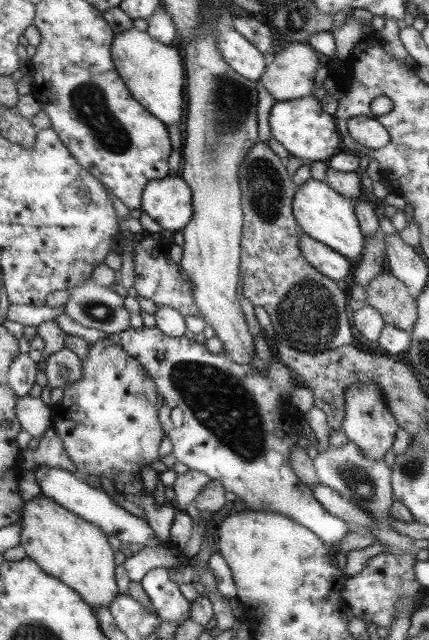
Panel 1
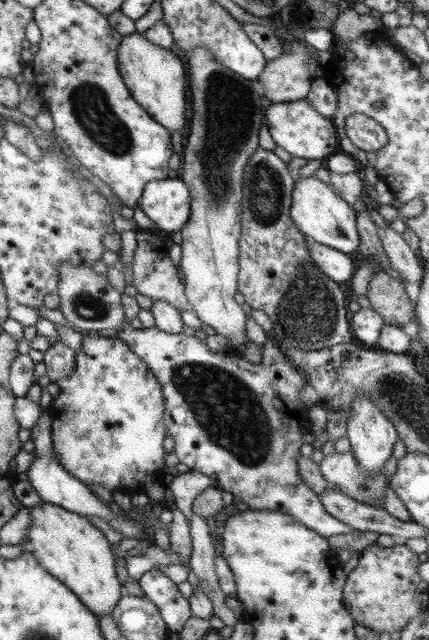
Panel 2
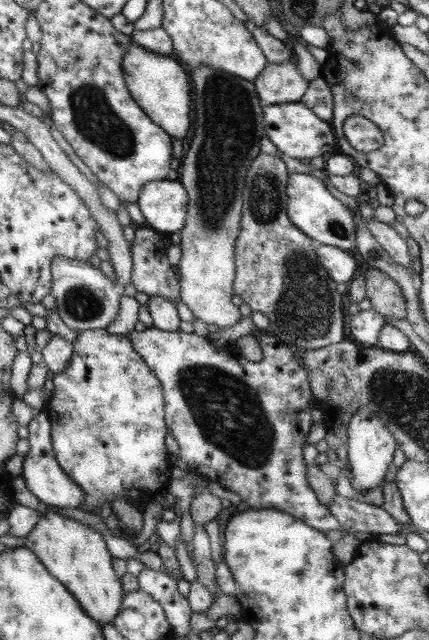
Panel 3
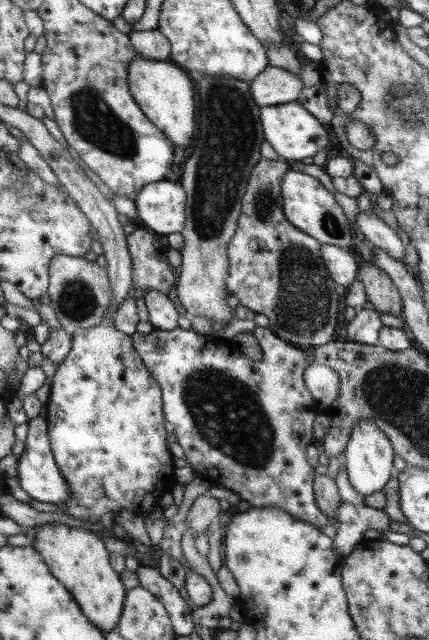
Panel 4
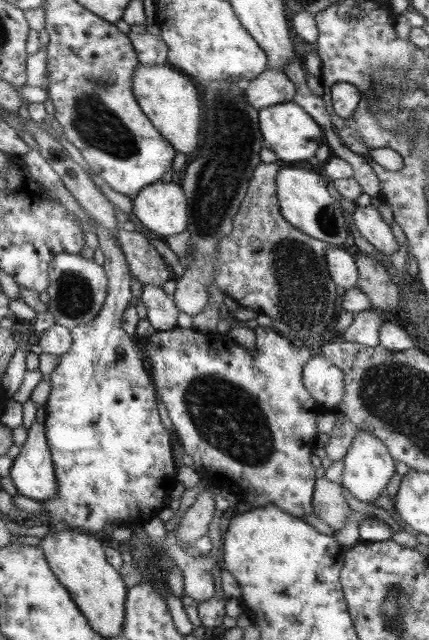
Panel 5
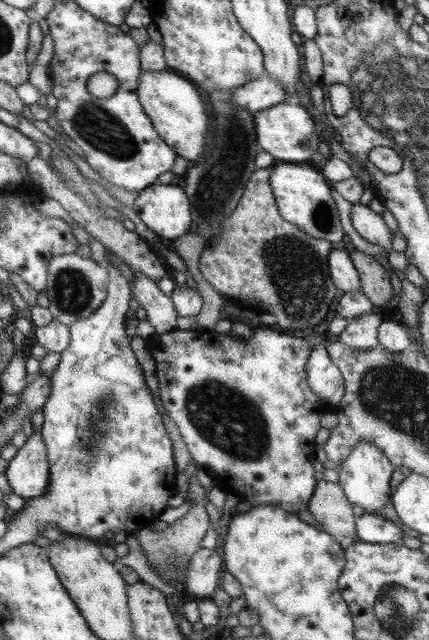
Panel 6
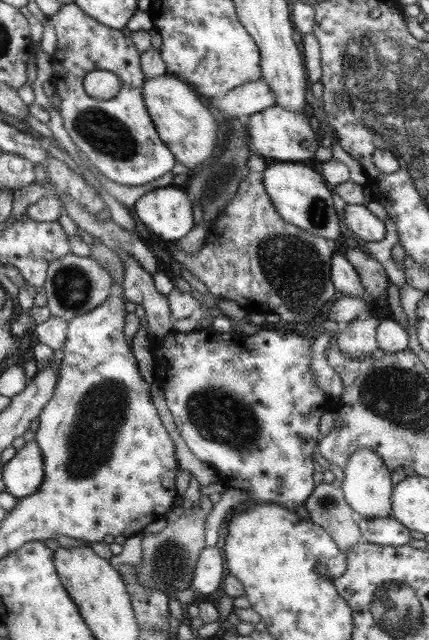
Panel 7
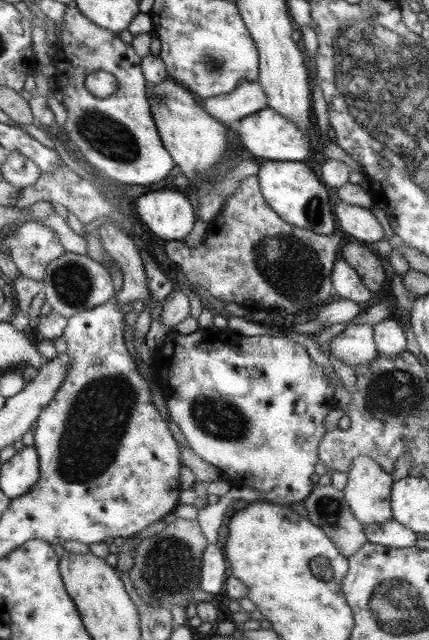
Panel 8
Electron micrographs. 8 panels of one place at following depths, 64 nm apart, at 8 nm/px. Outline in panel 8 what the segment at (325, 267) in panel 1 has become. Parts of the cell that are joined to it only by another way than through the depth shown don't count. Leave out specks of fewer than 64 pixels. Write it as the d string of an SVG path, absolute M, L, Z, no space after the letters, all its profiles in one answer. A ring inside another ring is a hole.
M337 259L331 271L332 287L341 299L365 304L372 292L365 288L358 274L343 260Z

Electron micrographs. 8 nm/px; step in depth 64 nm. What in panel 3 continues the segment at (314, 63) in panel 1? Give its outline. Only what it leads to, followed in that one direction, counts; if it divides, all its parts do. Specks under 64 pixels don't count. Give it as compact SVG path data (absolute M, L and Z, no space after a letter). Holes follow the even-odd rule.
M296 59L281 64L267 63L252 80L262 107L294 103L300 100L307 84L296 69Z

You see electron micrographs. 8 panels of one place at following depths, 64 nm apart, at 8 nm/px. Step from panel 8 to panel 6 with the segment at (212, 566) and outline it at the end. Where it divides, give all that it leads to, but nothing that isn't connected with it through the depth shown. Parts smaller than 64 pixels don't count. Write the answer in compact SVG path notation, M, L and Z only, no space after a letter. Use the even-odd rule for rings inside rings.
M201 549L190 558L184 591L188 598L209 599L219 582L221 558L215 549Z

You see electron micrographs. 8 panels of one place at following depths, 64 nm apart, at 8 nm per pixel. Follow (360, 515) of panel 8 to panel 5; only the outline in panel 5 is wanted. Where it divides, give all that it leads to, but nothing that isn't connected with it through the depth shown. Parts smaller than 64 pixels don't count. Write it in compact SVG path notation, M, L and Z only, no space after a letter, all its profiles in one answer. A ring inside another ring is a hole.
M358 432L351 441L351 446L342 458L343 472L341 472L341 487L349 492L355 500L372 504L379 498L382 490L387 487L391 476L394 474L394 460L389 456L383 443L369 432Z

